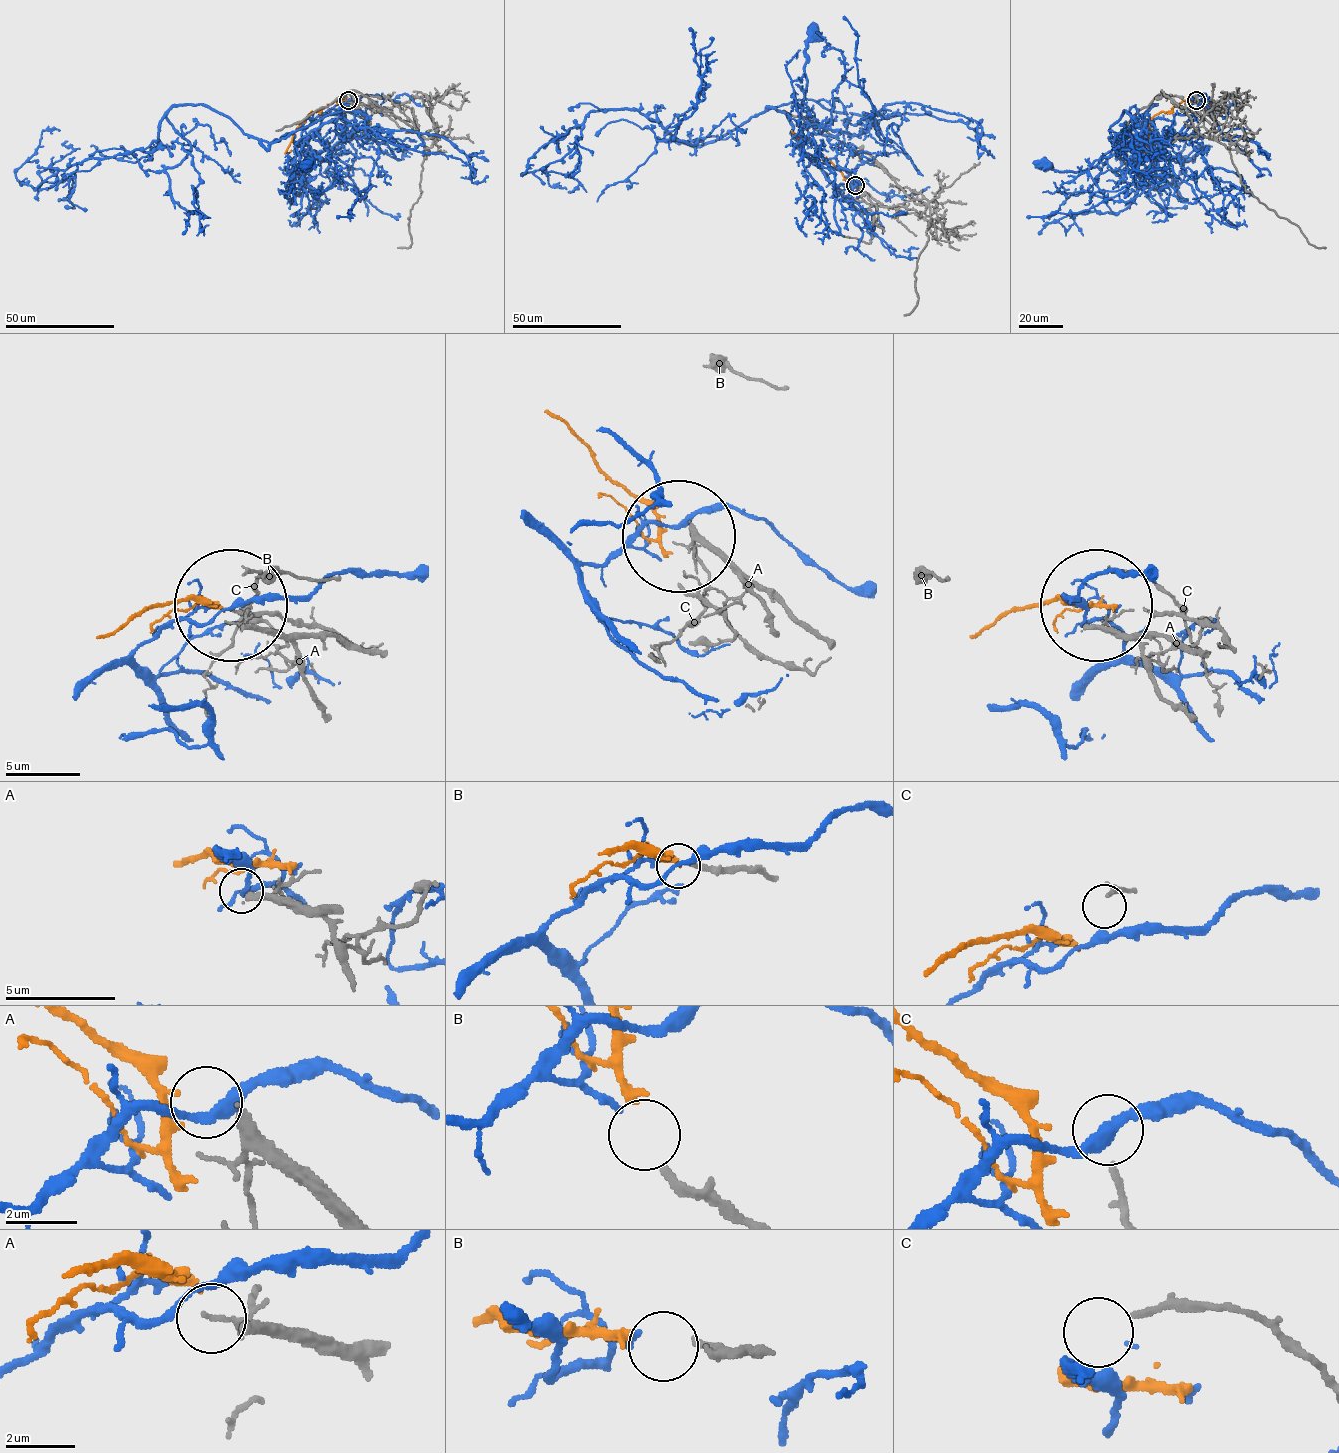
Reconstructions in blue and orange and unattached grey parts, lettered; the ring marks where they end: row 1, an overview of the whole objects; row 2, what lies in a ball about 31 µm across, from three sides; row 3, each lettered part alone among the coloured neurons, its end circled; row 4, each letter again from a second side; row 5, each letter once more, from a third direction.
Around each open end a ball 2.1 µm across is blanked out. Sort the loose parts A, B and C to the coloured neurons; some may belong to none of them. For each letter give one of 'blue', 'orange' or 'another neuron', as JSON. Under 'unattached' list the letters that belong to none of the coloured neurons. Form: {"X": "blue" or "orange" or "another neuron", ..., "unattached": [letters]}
{"A": "another neuron", "B": "orange", "C": "another neuron", "unattached": ["A", "C"]}

